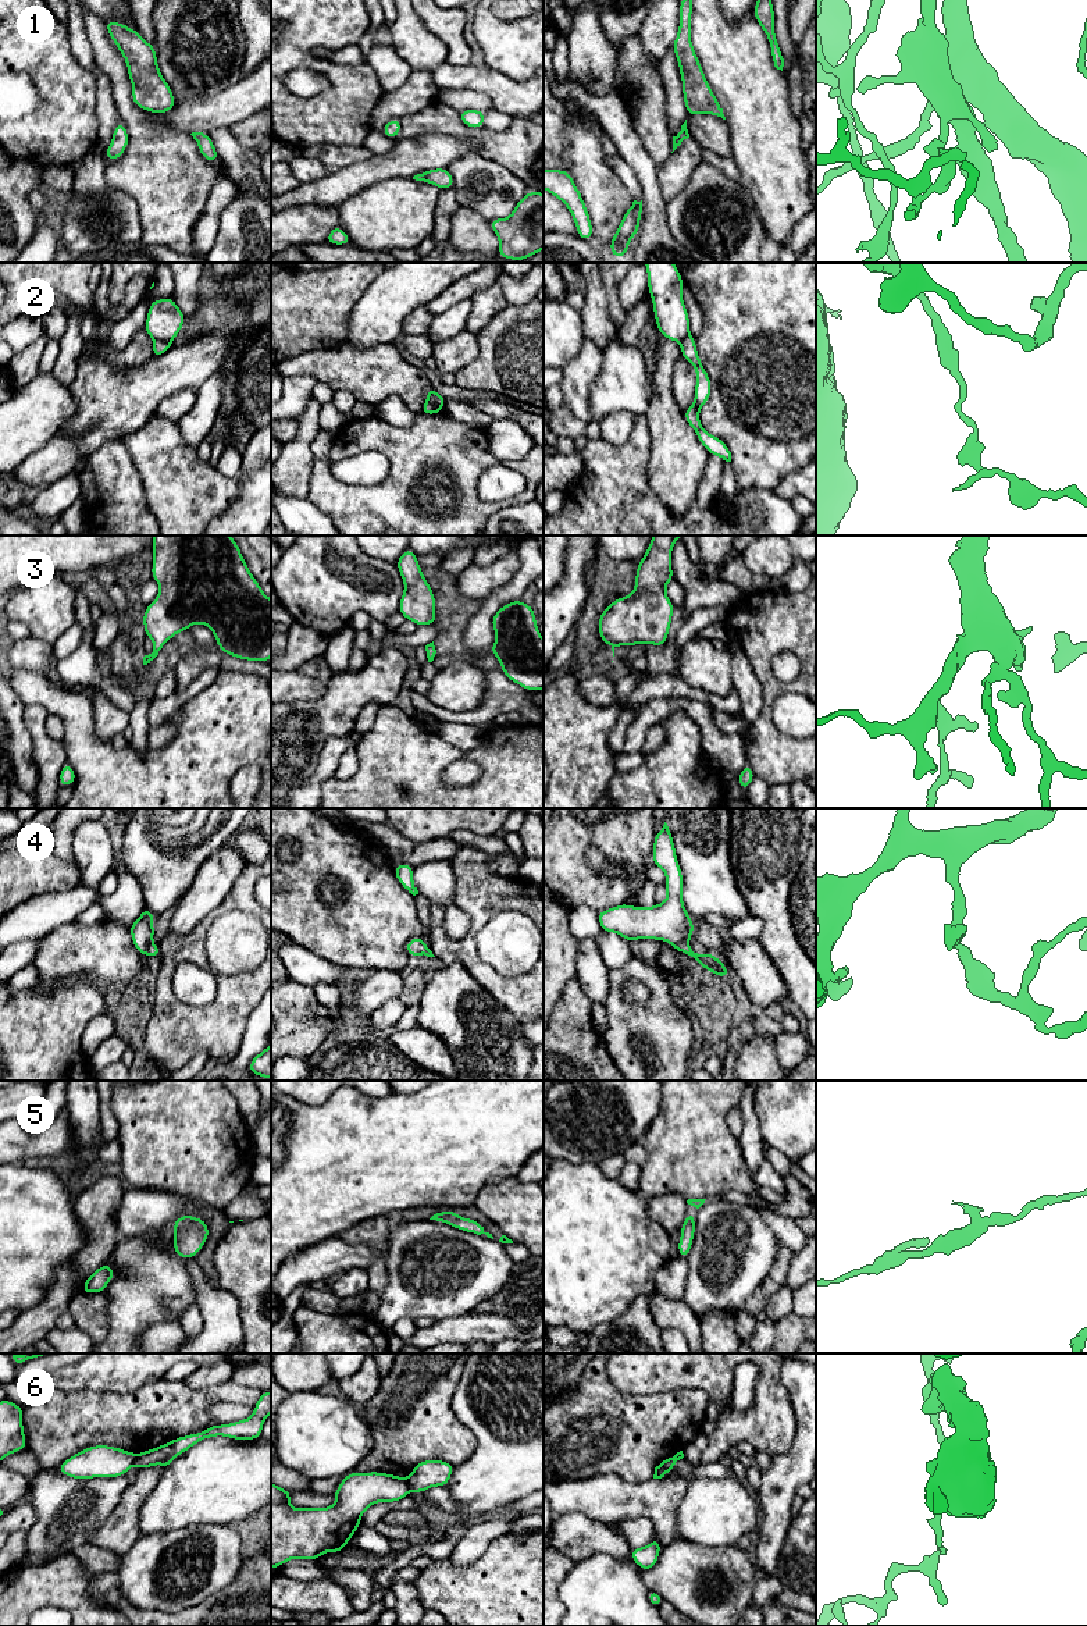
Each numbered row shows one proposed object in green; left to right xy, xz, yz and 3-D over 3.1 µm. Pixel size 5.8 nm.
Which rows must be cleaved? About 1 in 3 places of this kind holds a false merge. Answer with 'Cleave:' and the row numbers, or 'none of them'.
Cleave: 2, 6

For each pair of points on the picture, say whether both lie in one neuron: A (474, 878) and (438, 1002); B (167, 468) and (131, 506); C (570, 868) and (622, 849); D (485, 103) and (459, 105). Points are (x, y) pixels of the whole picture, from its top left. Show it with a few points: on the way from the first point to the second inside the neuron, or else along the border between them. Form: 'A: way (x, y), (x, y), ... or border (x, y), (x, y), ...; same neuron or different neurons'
A: border (444, 963), (459, 963), (477, 982); different neurons
B: border (132, 461), (139, 475), (146, 502), (157, 520); different neurons
C: way (583, 857), (594, 850), (609, 849); same neuron
D: way (478, 103), (466, 103); same neuron

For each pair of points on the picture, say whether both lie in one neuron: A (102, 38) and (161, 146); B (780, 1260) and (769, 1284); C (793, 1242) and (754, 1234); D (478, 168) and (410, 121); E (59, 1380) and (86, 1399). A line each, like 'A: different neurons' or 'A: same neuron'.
A: same neuron
B: same neuron
C: different neurons
D: different neurons
E: different neurons

